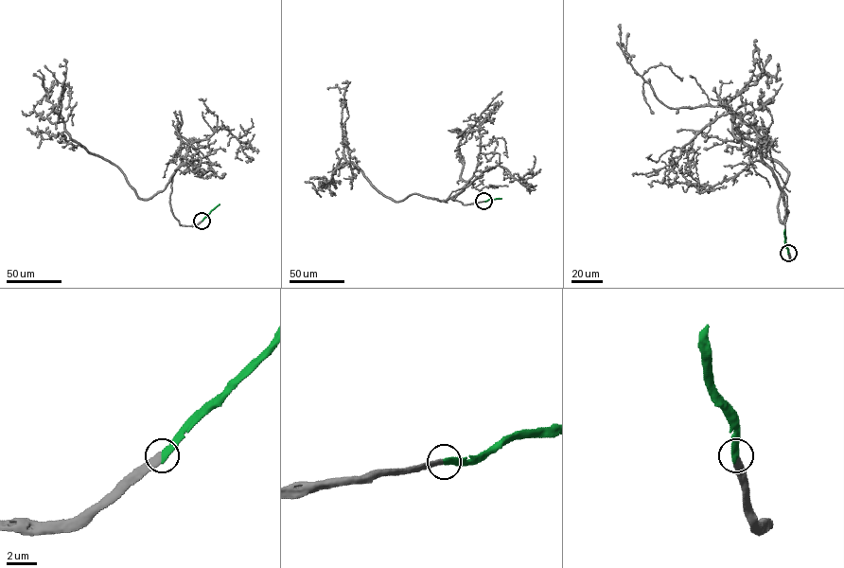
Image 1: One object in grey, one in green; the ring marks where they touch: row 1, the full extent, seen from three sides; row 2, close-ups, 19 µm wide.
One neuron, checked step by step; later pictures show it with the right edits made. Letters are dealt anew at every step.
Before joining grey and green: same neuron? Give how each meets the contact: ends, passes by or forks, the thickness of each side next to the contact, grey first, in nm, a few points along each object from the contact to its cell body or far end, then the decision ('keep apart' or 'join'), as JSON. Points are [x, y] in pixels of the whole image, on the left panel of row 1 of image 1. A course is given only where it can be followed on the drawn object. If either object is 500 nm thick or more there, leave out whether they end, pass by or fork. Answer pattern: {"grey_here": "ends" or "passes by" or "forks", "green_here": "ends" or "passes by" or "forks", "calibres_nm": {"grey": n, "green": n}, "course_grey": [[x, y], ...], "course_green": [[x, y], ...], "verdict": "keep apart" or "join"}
{"grey_here": "ends", "green_here": "ends", "calibres_nm": {"grey": 400, "green": 440}, "course_grey": [[202, 221], [174, 216], [174, 173], [140, 199], [116, 166], [75, 141], [59, 118], [62, 84], [44, 65]], "course_green": [[202, 221], [219, 204]], "verdict": "join"}

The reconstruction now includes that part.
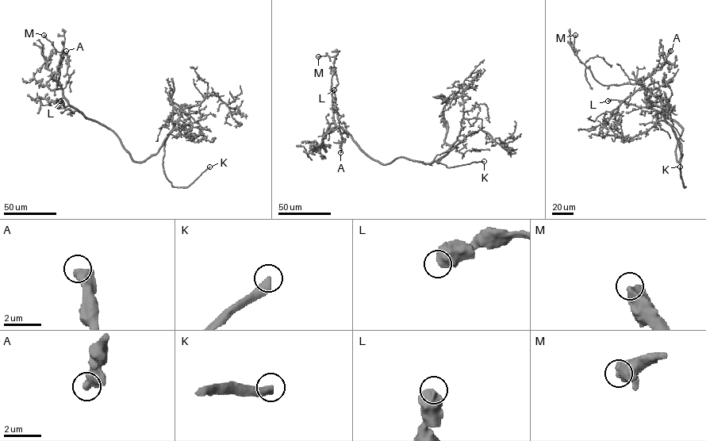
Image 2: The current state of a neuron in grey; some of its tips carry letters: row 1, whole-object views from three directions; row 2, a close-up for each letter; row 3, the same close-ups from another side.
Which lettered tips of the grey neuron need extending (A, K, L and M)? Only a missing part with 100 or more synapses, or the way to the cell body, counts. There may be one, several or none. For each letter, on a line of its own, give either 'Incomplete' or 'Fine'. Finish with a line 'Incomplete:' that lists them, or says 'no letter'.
A: Fine
K: Incomplete
L: Fine
M: Fine
Incomplete: K

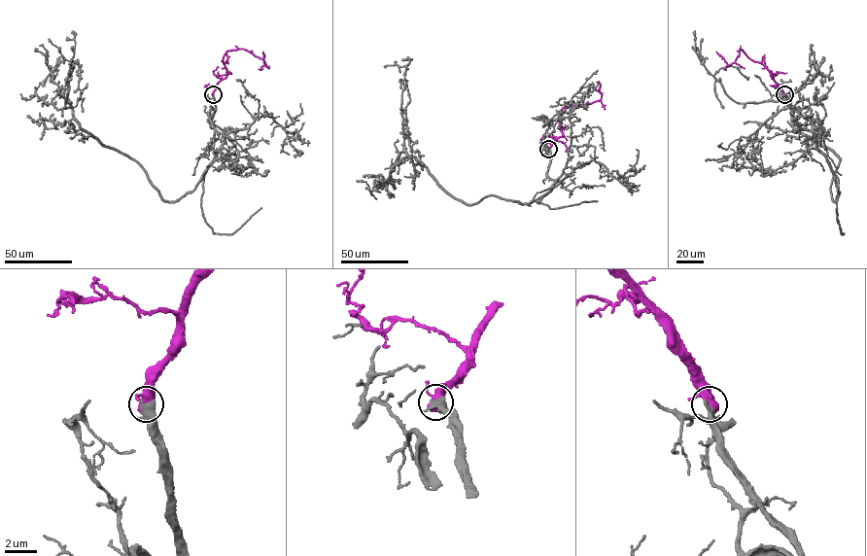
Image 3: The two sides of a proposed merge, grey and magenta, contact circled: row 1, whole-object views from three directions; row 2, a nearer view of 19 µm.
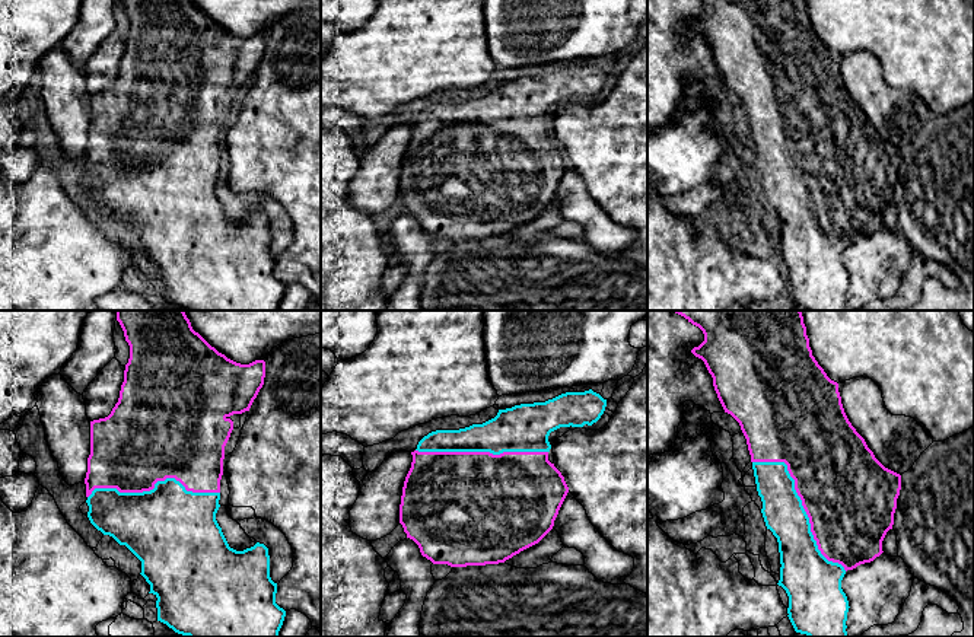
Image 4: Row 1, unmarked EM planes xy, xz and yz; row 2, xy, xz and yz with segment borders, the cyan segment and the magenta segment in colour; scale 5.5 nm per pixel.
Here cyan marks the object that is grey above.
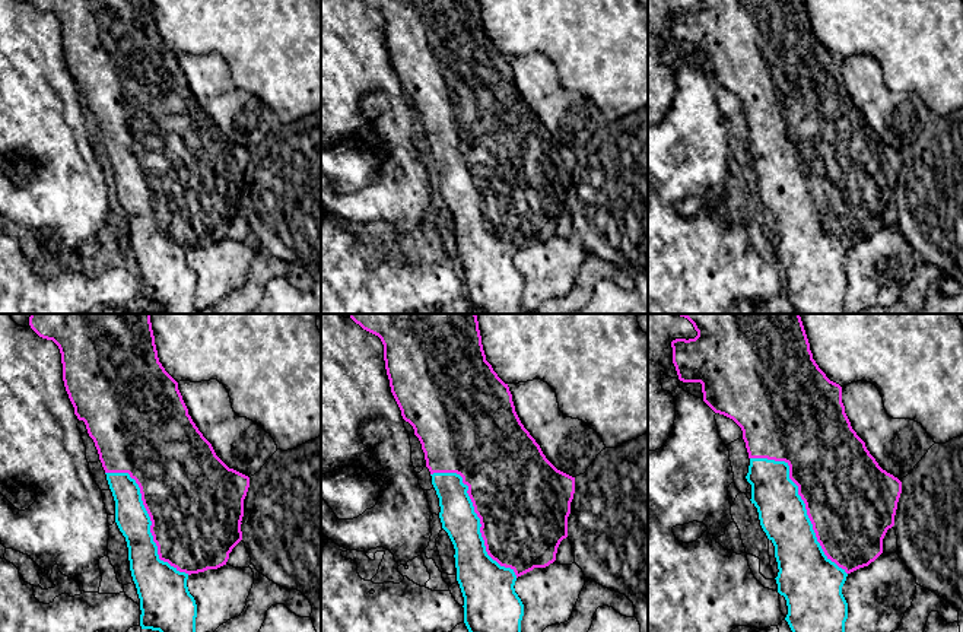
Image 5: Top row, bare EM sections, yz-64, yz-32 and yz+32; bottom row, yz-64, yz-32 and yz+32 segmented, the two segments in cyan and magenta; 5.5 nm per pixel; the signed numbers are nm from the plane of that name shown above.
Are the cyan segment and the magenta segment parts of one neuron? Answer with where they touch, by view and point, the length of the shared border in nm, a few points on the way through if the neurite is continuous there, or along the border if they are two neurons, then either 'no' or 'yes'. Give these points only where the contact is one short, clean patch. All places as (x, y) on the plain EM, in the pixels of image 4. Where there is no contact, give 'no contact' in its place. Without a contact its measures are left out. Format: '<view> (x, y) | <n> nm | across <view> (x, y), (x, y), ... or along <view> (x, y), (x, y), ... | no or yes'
yz (801, 178) | 800 nm | yes

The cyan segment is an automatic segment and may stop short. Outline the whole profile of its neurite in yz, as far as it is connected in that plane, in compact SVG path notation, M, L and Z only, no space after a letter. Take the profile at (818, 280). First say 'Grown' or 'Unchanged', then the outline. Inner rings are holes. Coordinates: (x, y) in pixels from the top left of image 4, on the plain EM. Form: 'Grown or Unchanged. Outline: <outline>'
Grown. Outline: M698 0L704 7L704 15L691 23L691 26L701 32L713 51L713 60L717 71L725 83L741 99L747 112L751 128L755 157L758 169L763 175L763 191L767 203L773 206L779 216L780 226L780 254L789 270L787 290L796 306L808 310L849 310L847 309L847 286L849 274L841 262L841 254L847 243L853 243L860 238L870 236L879 230L882 224L882 214L894 198L894 187L897 182L897 172L901 163L901 149L885 141L868 121L865 112L856 105L849 95L838 66L838 57L831 54L824 42L812 29L806 0Z

